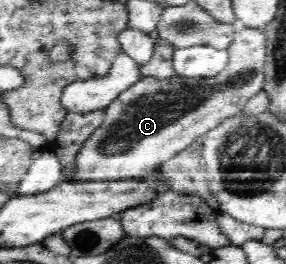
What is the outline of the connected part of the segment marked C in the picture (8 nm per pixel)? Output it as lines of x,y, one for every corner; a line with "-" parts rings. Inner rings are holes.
238,27
232,36
232,43
226,48
229,55
227,66
213,78
187,80
174,75
171,79
159,80
154,77
141,77
131,88
117,96
105,110
103,123
87,138
73,159
72,174
66,180
73,183
87,181
139,179
160,167
163,162
187,146
191,146
199,136
219,126
227,118
241,114
245,104
264,88
264,64
266,59
266,34
263,28

